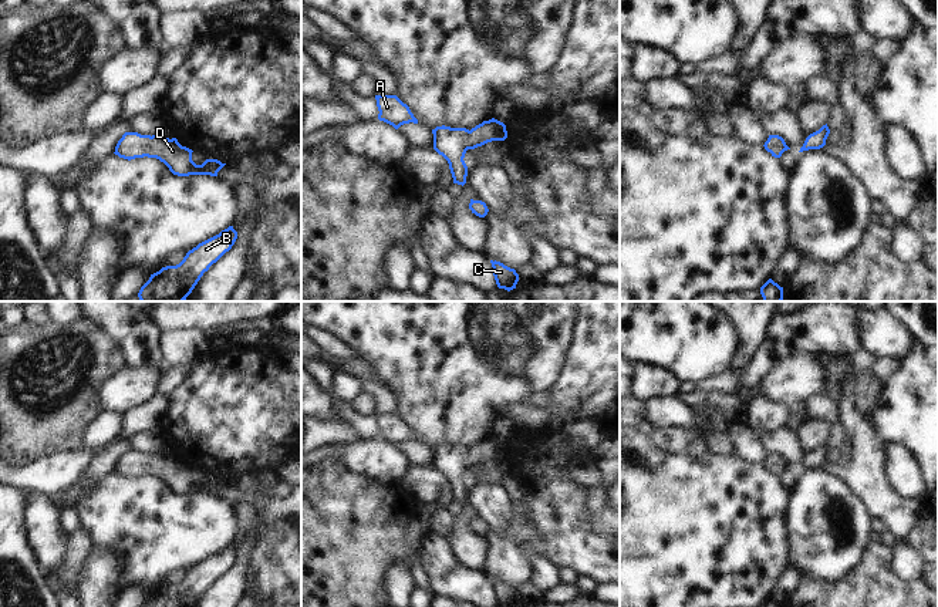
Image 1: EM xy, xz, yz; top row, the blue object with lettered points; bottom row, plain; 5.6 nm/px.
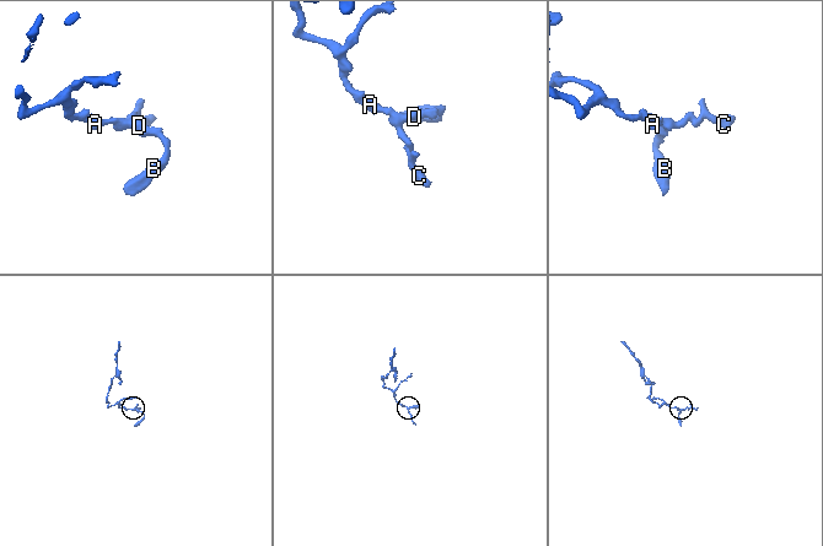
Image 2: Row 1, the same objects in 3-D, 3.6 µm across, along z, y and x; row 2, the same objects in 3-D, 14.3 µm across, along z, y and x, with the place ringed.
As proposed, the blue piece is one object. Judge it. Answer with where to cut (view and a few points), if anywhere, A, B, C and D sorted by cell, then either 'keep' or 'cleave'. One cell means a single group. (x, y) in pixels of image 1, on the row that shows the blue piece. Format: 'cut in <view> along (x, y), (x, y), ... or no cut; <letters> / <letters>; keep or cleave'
no cut; A B C D; keep

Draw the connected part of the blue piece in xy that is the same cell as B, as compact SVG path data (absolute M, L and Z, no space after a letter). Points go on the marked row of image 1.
M229 226L219 235L199 243L186 253L179 264L162 267L151 274L138 293L139 300L185 301L203 273L232 249L236 239L237 232Z

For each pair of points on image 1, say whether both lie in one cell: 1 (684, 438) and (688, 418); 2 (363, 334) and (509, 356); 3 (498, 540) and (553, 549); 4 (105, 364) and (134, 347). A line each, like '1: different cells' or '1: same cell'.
1: different cells
2: same cell
3: same cell
4: different cells

